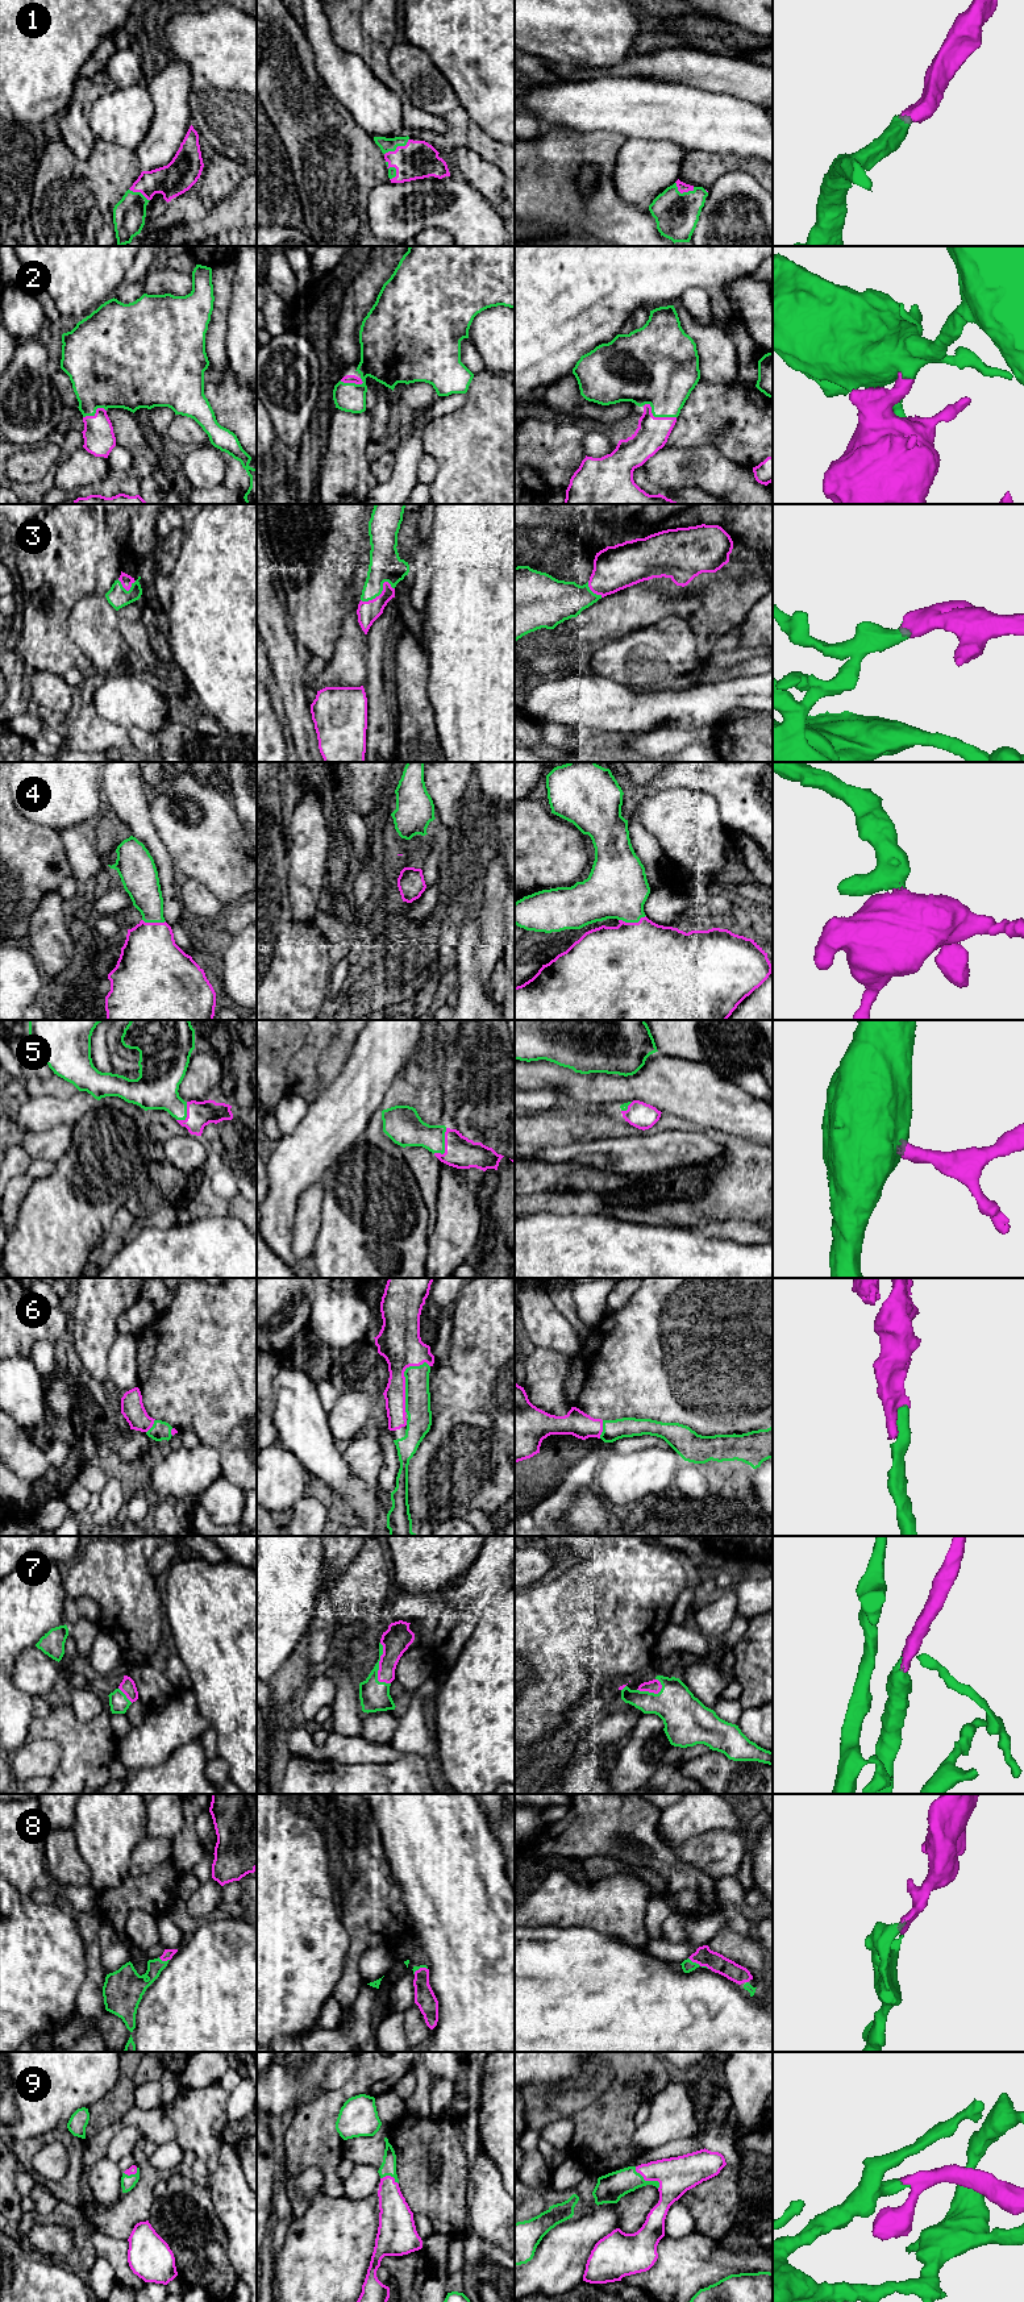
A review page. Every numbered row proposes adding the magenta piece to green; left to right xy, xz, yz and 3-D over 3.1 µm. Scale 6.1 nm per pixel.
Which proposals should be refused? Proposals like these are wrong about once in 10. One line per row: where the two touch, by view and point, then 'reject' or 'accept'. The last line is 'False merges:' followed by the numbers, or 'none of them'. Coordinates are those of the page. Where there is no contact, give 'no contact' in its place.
1: contact xz (398, 145); accept
2: contact yz (657, 416); accept
3: contact xz (381, 592); accept
4: contact yz (632, 921); accept
5: contact xz (444, 1145); accept
6: contact xz (406, 1382); accept
7: contact xz (378, 1668); accept
8: contact yz (698, 1964); accept
9: contact yz (648, 2181); accept
False merges: none of them

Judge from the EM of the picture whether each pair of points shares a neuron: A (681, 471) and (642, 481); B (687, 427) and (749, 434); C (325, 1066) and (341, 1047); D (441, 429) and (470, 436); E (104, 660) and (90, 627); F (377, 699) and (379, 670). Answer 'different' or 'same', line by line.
A: different
B: same
C: same
D: same
E: same
F: same

